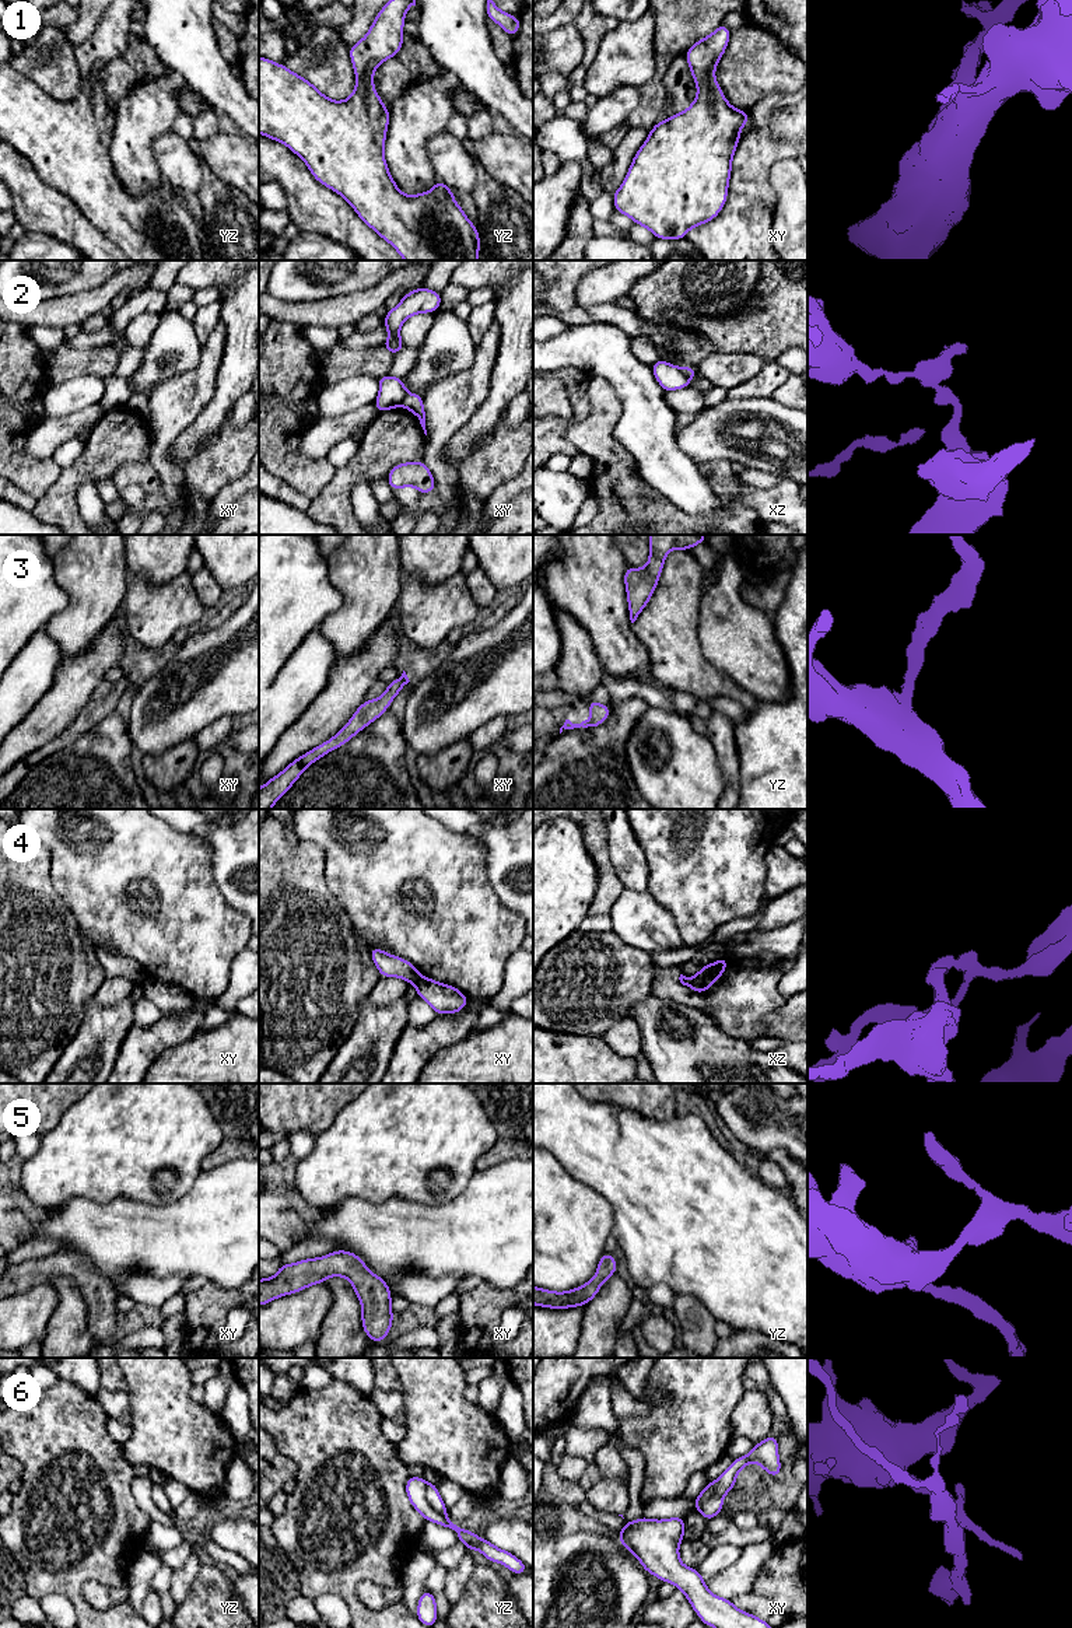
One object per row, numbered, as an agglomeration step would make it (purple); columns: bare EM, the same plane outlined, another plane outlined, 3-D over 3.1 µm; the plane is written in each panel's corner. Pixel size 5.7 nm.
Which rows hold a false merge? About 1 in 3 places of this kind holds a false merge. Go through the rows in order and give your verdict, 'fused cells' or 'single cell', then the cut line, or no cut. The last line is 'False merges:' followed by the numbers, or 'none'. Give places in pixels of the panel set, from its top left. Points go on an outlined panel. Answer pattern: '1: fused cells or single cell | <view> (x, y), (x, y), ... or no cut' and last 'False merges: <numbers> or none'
1: single cell | no cut
2: fused cells | xy (409, 395), (402, 405)
3: single cell | no cut
4: fused cells | xy (421, 976), (414, 983)
5: single cell | no cut
6: fused cells | yz (426, 1484), (427, 1501), (442, 1515)
False merges: 2, 4, 6

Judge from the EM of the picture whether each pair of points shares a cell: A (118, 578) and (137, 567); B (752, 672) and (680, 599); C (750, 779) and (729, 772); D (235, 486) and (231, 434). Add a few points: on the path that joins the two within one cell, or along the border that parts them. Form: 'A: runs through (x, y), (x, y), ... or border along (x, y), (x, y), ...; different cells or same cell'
A: border along (123, 549), (129, 577); different cells
B: border along (706, 591), (699, 622), (701, 651); different cells
C: border along (735, 742), (741, 794); different cells
D: border along (244, 473), (223, 486); different cells

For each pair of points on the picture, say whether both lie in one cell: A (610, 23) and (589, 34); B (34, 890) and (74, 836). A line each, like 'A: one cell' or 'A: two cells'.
A: one cell
B: two cells

